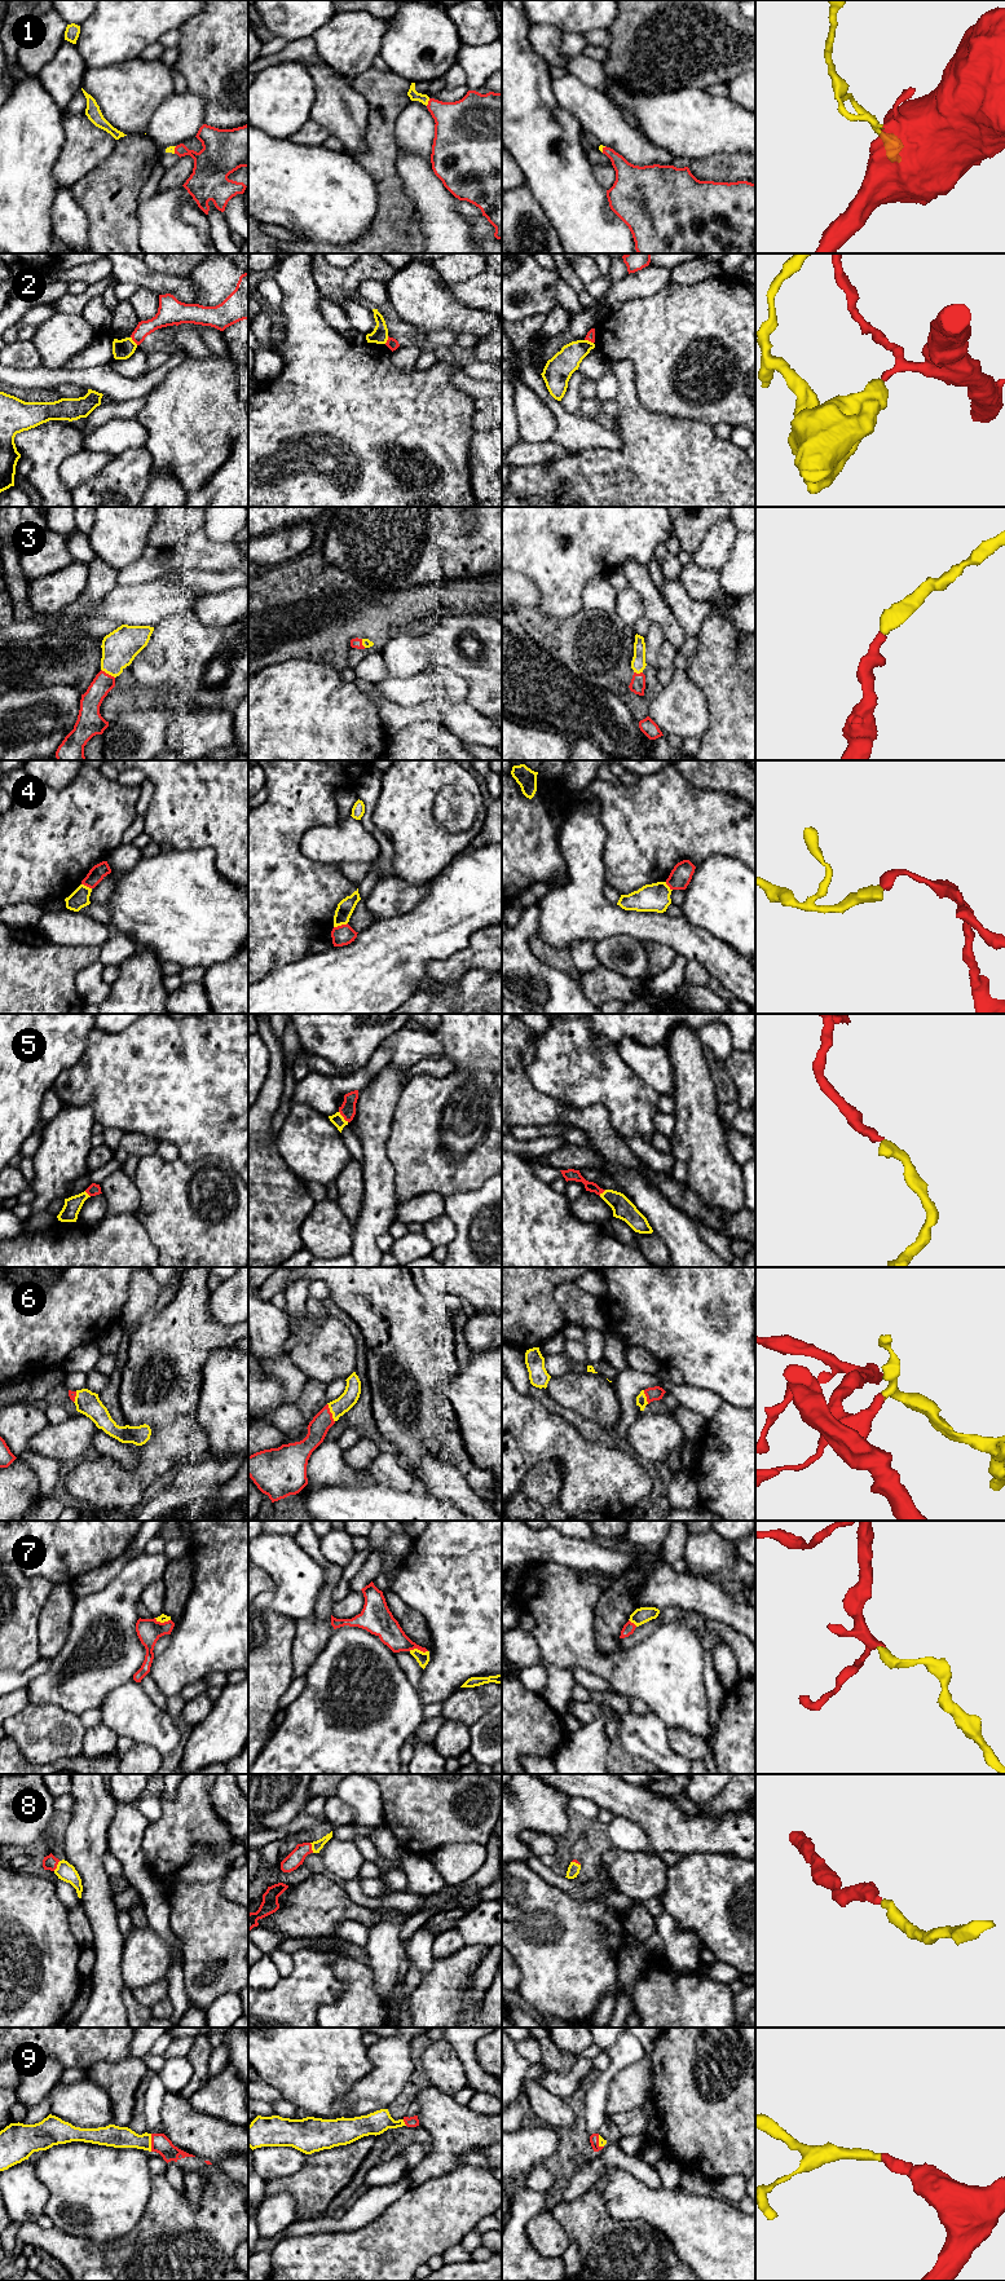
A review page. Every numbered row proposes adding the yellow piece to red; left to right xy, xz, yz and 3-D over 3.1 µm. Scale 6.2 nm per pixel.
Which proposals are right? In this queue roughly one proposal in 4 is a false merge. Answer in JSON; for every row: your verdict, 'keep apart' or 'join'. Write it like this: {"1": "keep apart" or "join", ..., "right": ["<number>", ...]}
{"1": "join", "2": "keep apart", "3": "join", "4": "keep apart", "5": "join", "6": "join", "7": "join", "8": "join", "9": "join", "right": ["1", "3", "5", "6", "7", "8", "9"]}

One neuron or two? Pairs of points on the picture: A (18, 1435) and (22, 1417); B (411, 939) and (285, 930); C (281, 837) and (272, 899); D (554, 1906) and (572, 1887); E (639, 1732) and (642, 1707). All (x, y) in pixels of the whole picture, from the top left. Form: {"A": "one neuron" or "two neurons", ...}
{"A": "one neuron", "B": "two neurons", "C": "one neuron", "D": "two neurons", "E": "two neurons"}

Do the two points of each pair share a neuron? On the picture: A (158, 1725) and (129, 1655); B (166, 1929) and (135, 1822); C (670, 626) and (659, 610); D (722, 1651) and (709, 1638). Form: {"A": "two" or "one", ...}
{"A": "two", "B": "one", "C": "one", "D": "one"}

